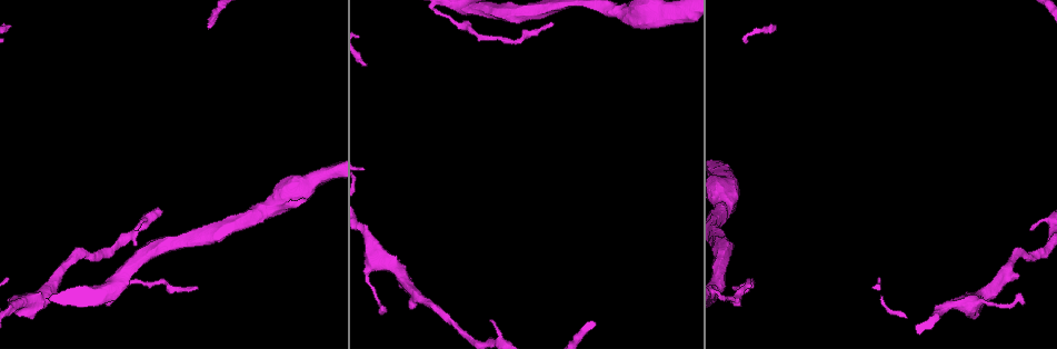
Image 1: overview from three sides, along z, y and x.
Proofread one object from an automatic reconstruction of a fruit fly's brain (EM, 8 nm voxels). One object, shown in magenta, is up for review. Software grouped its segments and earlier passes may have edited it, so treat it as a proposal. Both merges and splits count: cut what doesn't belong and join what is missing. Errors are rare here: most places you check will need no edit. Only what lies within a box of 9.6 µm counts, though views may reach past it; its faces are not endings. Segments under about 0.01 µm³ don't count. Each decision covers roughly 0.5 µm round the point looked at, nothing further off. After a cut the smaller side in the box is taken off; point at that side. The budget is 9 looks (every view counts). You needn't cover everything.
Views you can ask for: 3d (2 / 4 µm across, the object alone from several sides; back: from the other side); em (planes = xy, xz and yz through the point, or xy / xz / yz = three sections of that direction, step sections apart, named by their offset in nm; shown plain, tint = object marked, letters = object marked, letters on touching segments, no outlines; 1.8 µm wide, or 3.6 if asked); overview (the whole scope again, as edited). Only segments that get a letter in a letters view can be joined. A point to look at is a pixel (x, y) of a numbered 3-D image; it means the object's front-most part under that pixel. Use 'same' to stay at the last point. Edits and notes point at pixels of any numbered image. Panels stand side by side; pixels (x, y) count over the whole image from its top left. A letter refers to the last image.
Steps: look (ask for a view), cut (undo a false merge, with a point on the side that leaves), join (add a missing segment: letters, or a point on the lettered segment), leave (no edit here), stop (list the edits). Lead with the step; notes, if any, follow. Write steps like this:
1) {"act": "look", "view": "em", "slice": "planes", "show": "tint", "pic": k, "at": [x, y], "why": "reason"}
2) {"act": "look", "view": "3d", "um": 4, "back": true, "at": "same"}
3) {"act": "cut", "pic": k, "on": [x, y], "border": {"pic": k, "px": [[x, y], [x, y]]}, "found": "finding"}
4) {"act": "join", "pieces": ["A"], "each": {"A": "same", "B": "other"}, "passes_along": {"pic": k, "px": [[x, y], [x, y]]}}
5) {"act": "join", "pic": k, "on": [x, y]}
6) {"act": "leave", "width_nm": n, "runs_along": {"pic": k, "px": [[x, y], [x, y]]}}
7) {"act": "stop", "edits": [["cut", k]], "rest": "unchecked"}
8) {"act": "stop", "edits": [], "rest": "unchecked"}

{"act": "look", "view": "em", "slice": "xz", "step": 8, "show": "tint", "pic": 1, "at": [382, 312]}

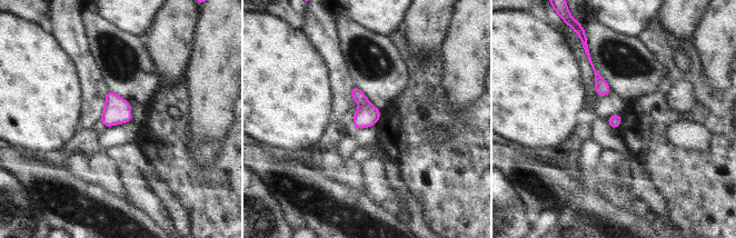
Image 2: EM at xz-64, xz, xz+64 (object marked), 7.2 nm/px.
{"act": "look", "view": "em", "slice": "planes", "show": "letters", "at": "same"}

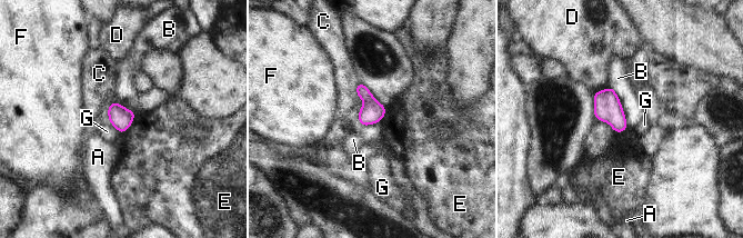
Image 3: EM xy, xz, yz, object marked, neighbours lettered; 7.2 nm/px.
{"act": "leave", "width_nm": 160, "each": {"A": "other", "B": "other", "C": "other", "D": "other", "E": "other", "F": "other", "G": "other"}, "border": {"pic": 3, "px": [[610, 87], [620, 102], [628, 127]]}, "found": "no lettered segment goes on from it"}

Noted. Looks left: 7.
{"act": "look", "view": "3d", "um": 2, "pic": 1, "at": [137, 230], "why": "free end"}

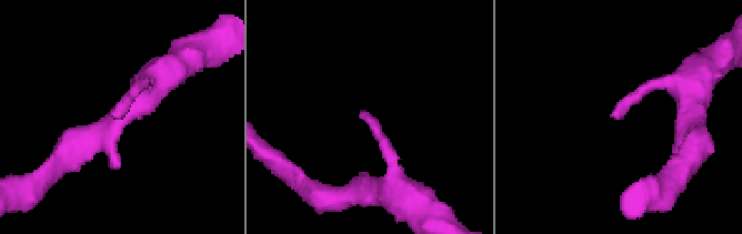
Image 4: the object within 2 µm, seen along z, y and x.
{"act": "look", "view": "em", "slice": "xz", "step": 16, "show": "tint", "pic": 4, "at": [613, 116], "why": "shape alone is not enough"}

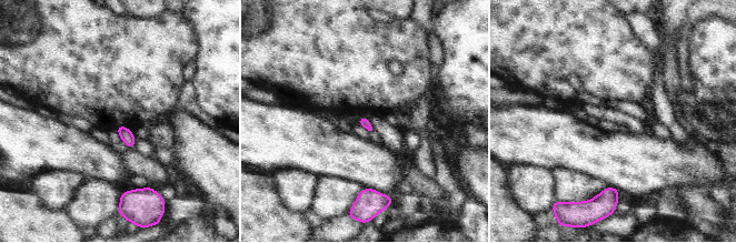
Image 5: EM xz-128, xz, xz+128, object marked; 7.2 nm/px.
{"act": "look", "view": "em", "slice": "planes", "show": "letters", "at": "same", "why": "another direction"}

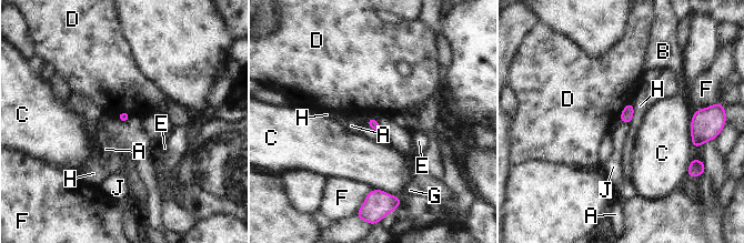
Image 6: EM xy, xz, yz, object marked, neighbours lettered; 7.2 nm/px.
{"act": "leave", "each": {"A": "other", "B": "other", "C": "other", "D": "other", "E": "other", "F": "other", "G": "other", "H": "other", "J": "other"}, "border": {"pic": 6, "px": [[116, 117], [123, 121], [130, 118]]}, "found": "no lettered segment goes on from it"}

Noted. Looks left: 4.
{"act": "look", "view": "em", "slice": "planes", "show": "tint", "pic": 1, "at": [728, 297], "why": "sudden change in width"}

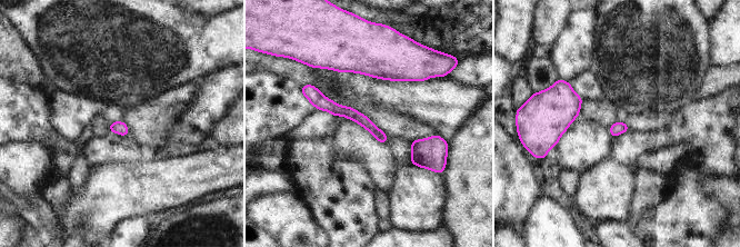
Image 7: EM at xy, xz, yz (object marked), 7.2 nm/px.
{"act": "look", "view": "em", "slice": "planes", "show": "letters", "at": "same"}

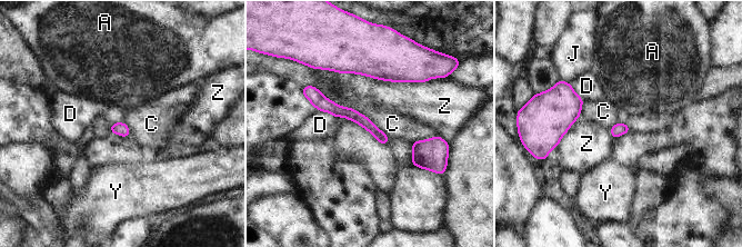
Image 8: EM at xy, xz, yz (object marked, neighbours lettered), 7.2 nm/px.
{"act": "leave", "each": {"A": "other", "C": "other", "D": "other", "J": "other", "Y": "other", "Z": "other"}, "runs_along": {"pic": 8, "px": [[313, 90], [385, 141]]}, "found": "all the same neuron"}

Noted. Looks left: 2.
{"act": "look", "view": "em", "um": 3.6, "slice": "planes", "show": "letters", "pic": 1, "at": [551, 25], "why": "an open end"}

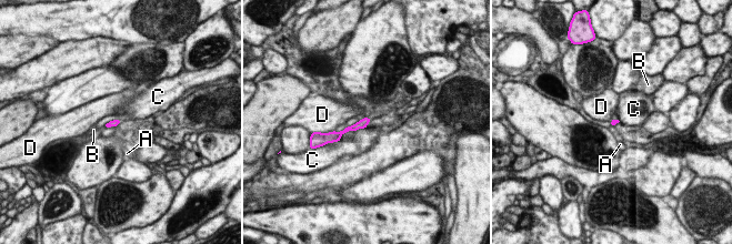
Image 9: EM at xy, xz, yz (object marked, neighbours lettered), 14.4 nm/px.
{"act": "leave", "width_nm": 90, "longest_contact_nm": ["C", 550], "each": {"A": "other", "B": "other", "C": "other", "D": "other"}, "found": "no lettered segment goes on from it"}

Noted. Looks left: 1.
{"act": "stop", "edits": [], "rest": "unchecked"}

